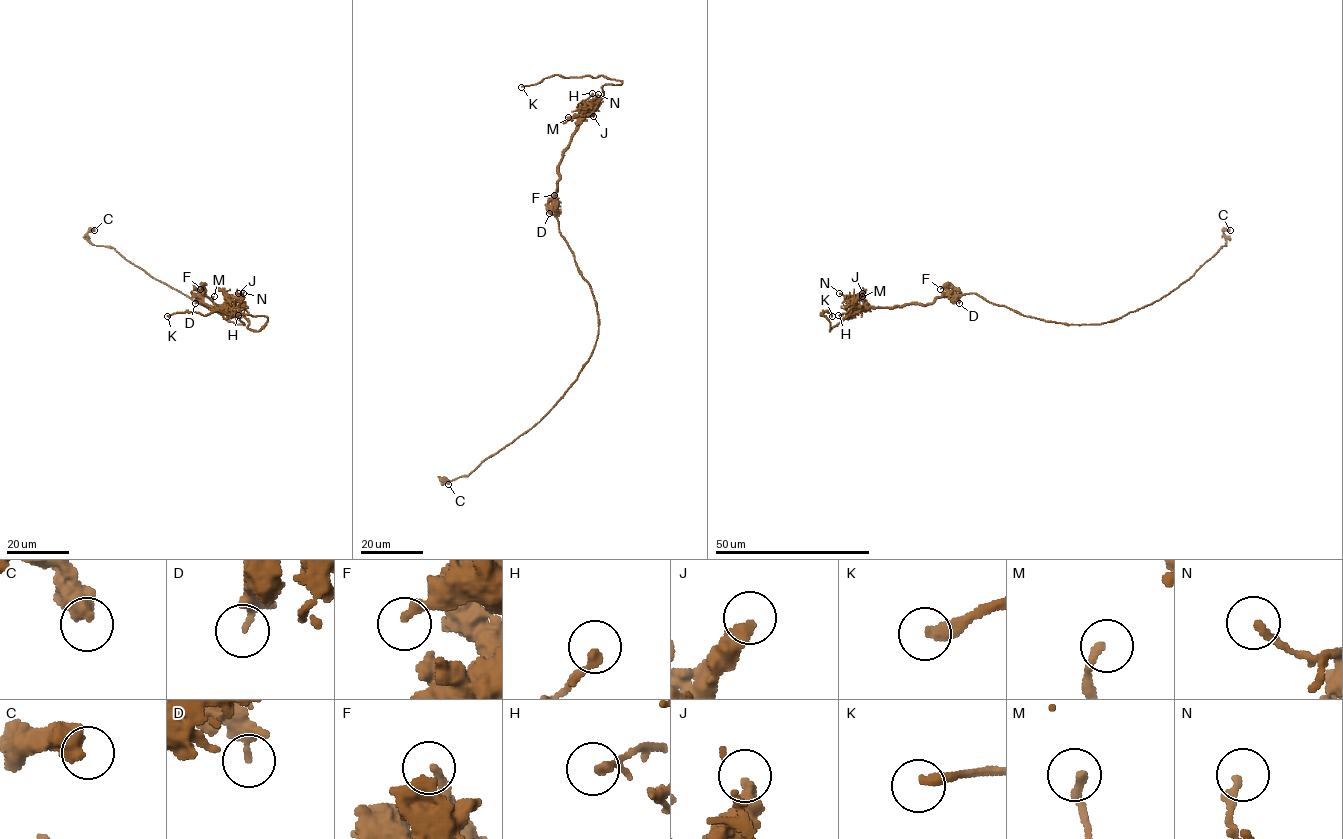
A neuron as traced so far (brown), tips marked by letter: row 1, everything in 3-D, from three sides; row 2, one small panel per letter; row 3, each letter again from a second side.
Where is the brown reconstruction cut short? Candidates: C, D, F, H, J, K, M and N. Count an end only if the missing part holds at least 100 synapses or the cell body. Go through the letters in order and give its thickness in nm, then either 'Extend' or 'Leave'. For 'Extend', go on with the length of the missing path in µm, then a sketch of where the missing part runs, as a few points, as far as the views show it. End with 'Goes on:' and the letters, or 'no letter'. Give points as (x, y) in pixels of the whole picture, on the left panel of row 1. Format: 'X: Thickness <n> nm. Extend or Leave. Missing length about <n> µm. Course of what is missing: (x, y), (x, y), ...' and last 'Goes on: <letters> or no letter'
C: Thickness 550 nm. Leave
D: Thickness 240 nm. Leave
F: Thickness 260 nm. Leave
H: Thickness 170 nm. Leave
J: Thickness 360 nm. Leave
K: Thickness 340 nm. Extend. Missing length about 15 µm. Course of what is missing: (167, 316), (140, 322), (141, 328)
M: Thickness 240 nm. Leave
N: Thickness 240 nm. Leave
Goes on: K

